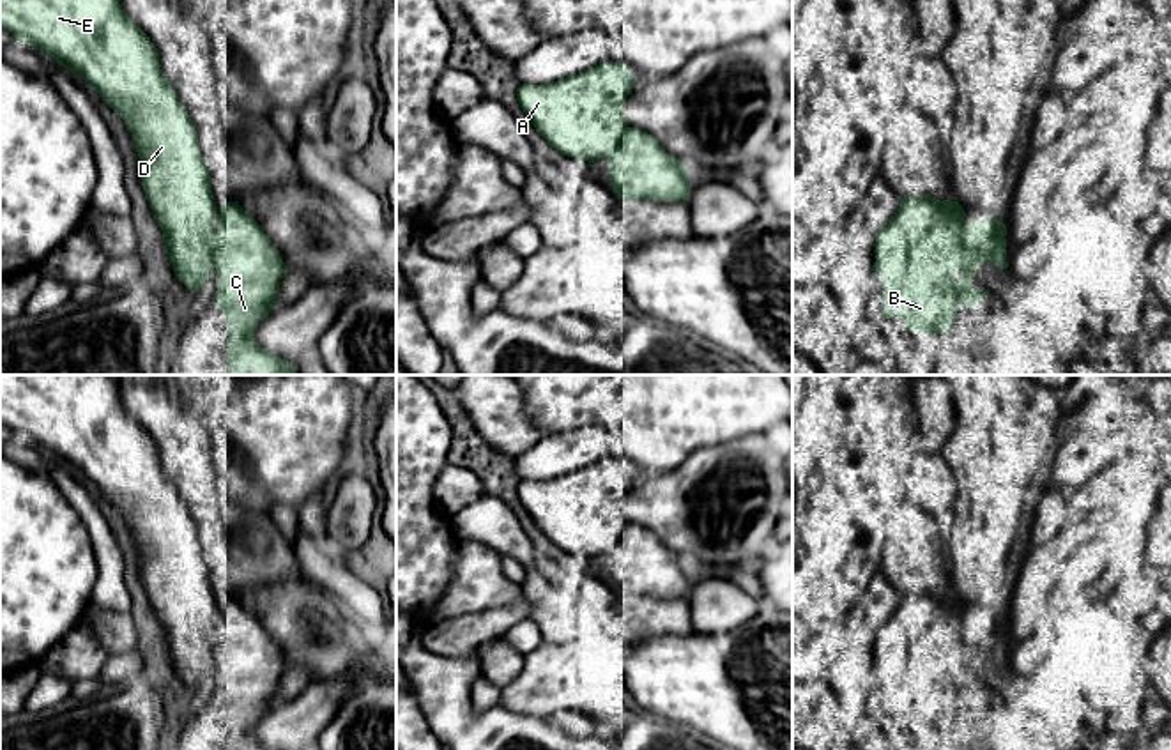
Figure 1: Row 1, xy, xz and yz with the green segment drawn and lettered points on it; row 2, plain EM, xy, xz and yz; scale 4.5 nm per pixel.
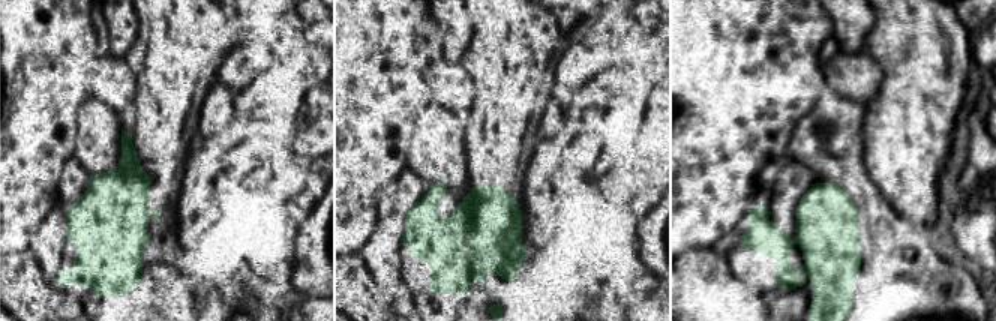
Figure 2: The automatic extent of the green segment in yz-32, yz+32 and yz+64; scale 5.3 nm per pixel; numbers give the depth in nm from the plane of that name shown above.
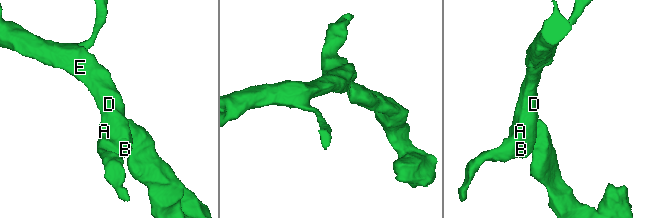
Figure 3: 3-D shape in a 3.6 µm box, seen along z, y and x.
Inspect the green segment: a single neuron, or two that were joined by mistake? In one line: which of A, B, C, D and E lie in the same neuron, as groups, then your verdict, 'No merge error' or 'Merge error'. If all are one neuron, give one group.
Groups: A B C D E. No merge error

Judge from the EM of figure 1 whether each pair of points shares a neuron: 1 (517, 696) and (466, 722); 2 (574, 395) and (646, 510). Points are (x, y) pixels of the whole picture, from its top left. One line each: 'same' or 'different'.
1: different
2: different

